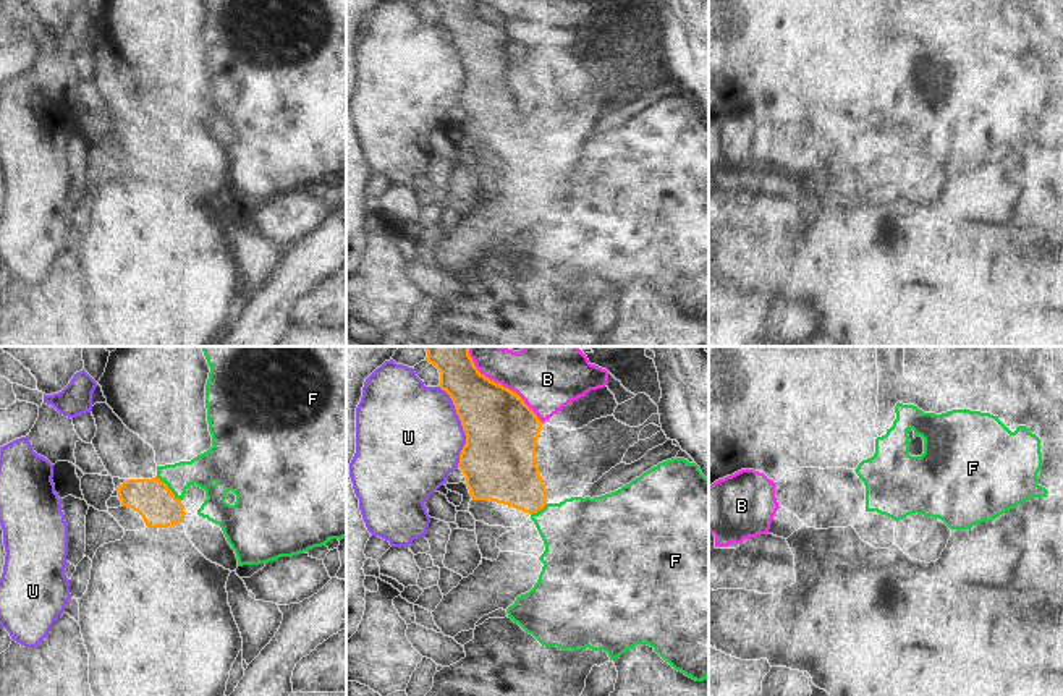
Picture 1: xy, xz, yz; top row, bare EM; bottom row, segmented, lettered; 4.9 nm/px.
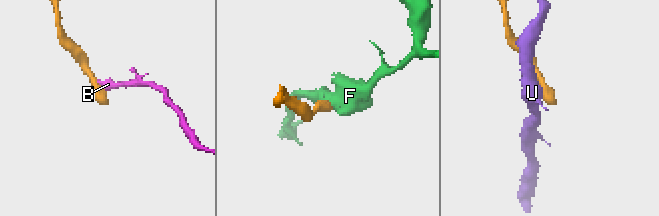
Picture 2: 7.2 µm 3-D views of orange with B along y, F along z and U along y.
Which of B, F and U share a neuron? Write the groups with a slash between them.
B / F / U

